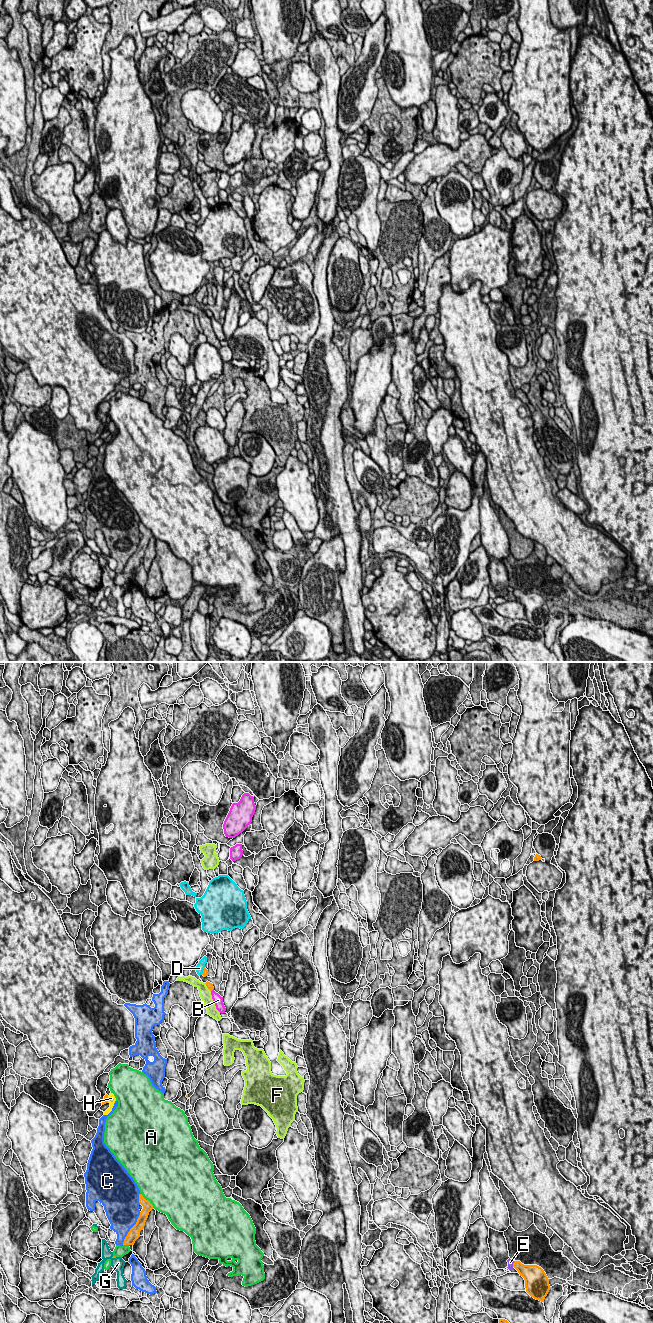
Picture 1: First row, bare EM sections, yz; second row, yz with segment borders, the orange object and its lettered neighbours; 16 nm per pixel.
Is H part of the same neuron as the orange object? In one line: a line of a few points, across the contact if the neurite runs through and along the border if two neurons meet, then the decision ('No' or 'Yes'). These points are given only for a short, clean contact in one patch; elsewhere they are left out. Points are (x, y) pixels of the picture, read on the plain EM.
Line: yz (105, 428), (107, 427), (111, 426). Yes

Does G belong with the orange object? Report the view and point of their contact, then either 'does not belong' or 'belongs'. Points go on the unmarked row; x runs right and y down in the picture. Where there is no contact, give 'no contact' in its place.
contact yz (114, 585); does not belong

